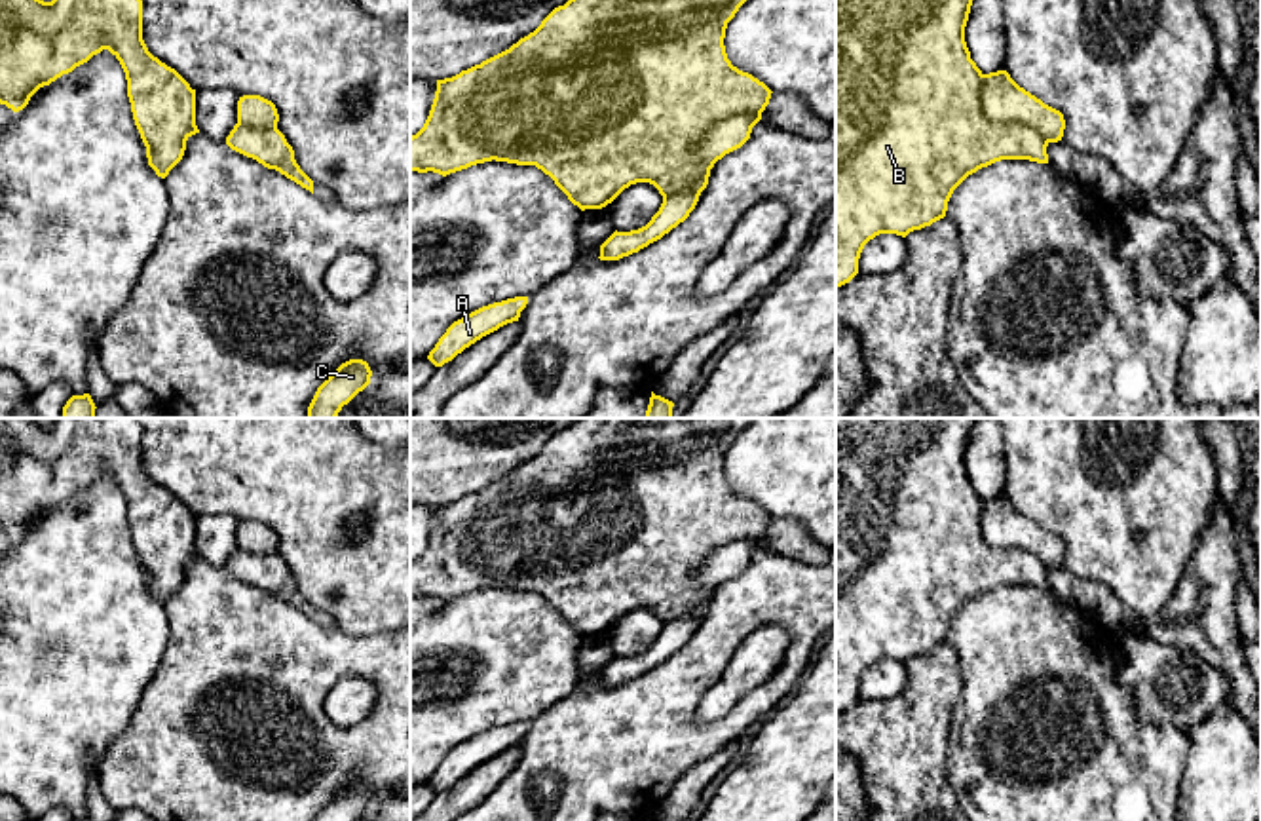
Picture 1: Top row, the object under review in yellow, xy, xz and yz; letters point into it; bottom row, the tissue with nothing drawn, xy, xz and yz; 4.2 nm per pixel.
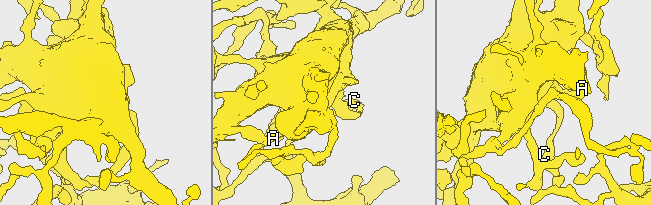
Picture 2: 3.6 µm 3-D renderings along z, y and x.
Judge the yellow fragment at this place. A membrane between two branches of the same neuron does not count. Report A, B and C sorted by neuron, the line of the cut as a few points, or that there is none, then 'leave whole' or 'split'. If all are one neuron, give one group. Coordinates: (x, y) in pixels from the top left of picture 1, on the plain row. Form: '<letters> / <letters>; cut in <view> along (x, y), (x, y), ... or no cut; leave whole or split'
A / B C; cut in yz along (982, 500), (980, 536), (992, 546), (1026, 548), (1047, 569); split

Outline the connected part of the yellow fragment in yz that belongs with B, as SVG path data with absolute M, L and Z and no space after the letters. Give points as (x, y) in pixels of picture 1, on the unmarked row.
M836 418L836 713L858 699L864 671L879 659L906 663L946 642L953 616L972 599L1001 585L1048 589L1046 564L1027 549L991 547L980 532L982 496L970 485L965 452L976 418Z

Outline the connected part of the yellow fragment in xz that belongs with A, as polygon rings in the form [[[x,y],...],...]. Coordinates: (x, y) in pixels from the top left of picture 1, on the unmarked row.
[[[515,722],[501,728],[482,732],[461,745],[454,747],[439,764],[427,785],[435,792],[452,787],[465,773],[482,762],[498,756],[499,753],[518,747],[520,737],[526,734],[528,722]]]

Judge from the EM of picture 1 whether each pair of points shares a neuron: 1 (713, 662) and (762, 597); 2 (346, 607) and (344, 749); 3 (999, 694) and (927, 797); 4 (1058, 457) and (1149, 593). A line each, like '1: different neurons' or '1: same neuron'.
1: same neuron
2: different neurons
3: different neurons
4: same neuron

